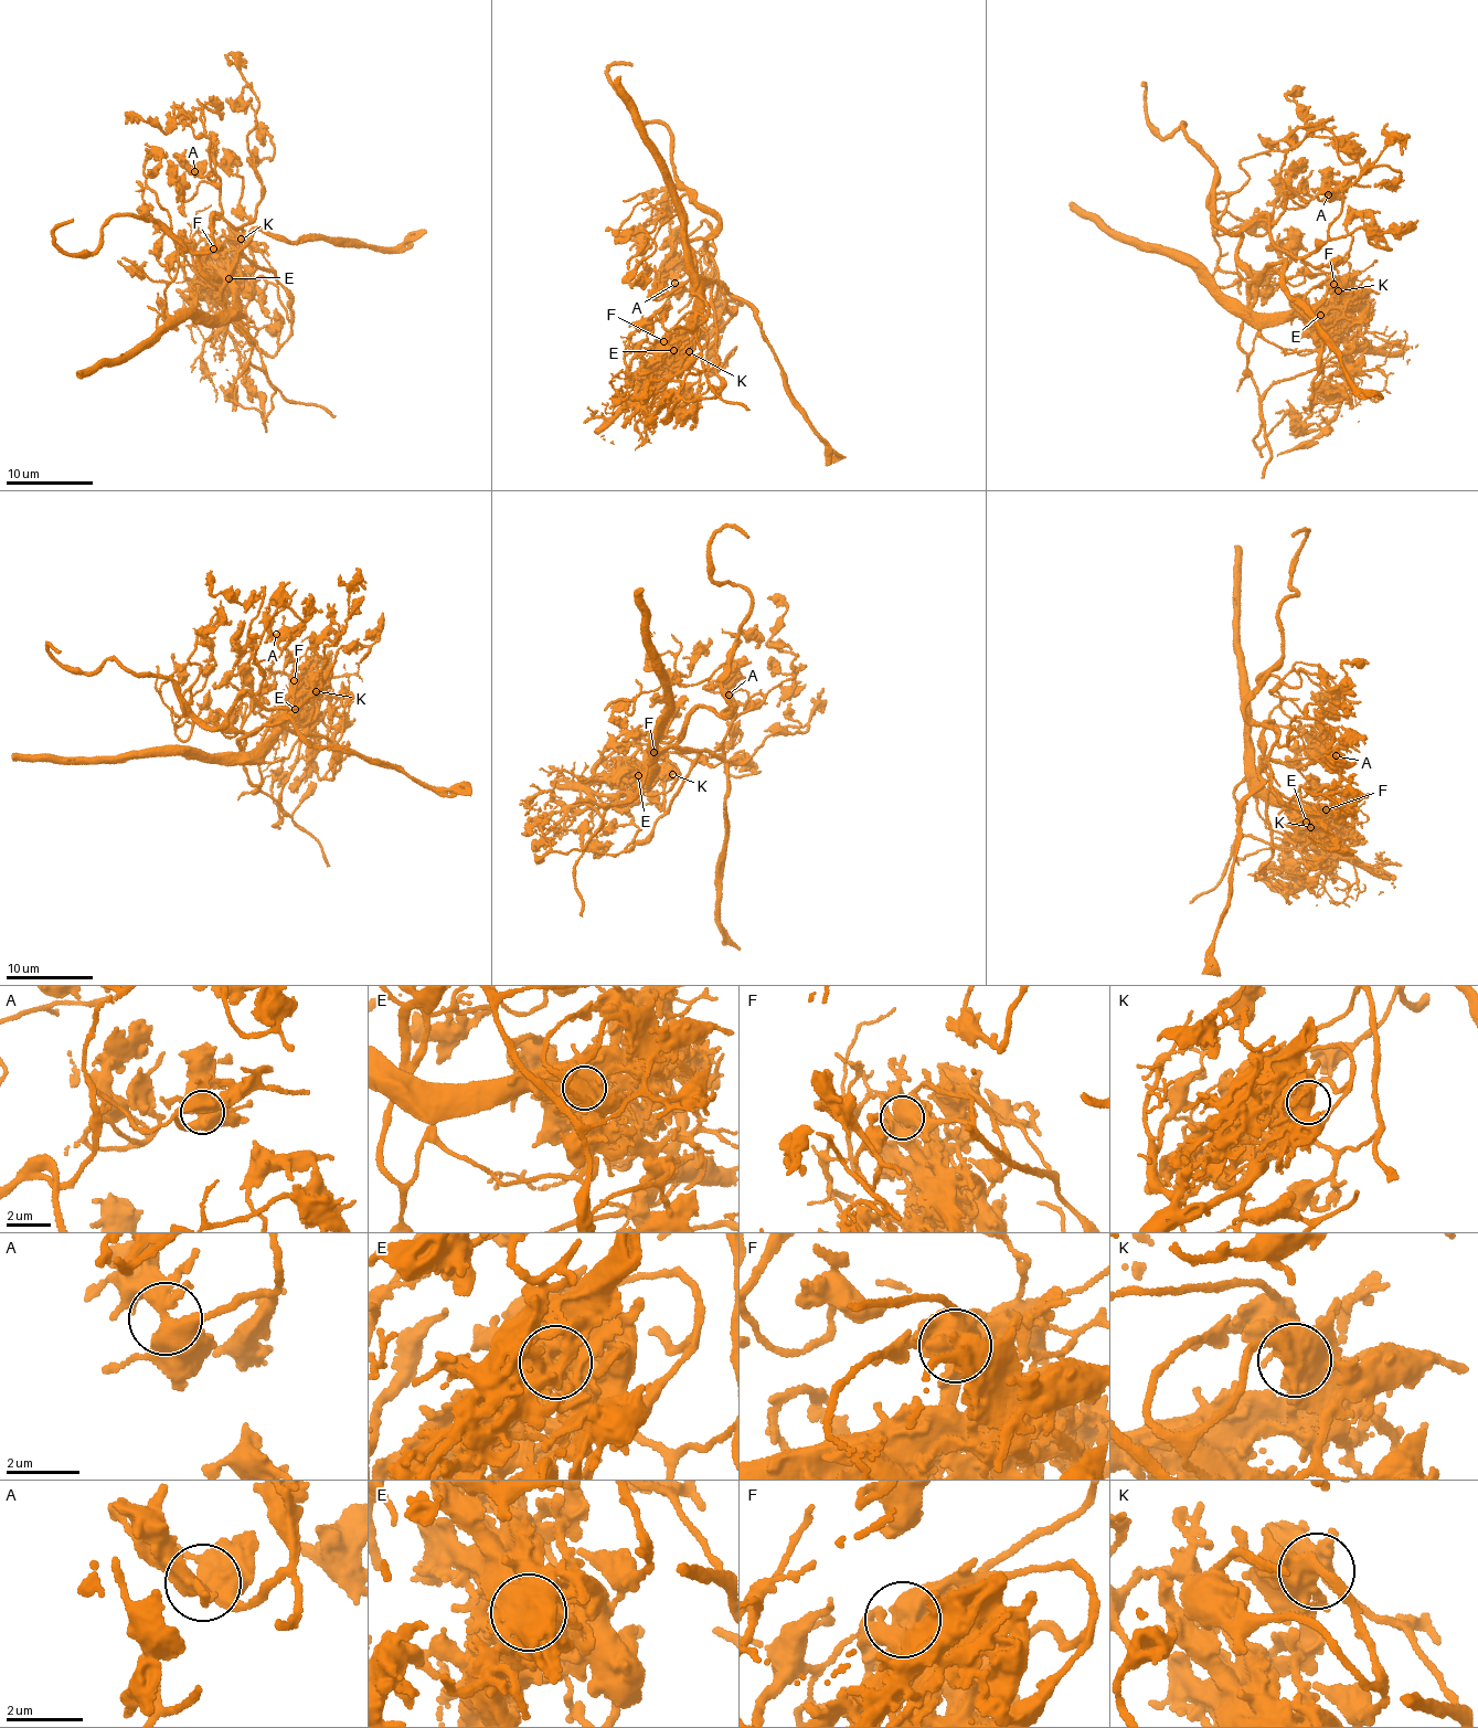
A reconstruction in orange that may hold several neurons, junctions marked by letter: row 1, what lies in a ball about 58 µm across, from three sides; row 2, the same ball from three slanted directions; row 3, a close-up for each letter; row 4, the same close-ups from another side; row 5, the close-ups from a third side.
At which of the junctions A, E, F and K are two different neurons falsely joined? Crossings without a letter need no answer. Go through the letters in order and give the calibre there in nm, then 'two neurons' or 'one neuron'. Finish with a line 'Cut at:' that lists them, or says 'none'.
A: 480 nm | one neuron
E: 900 nm | two neurons
F: 650 nm | two neurons
K: 550 nm | one neuron
Cut at: E, F

